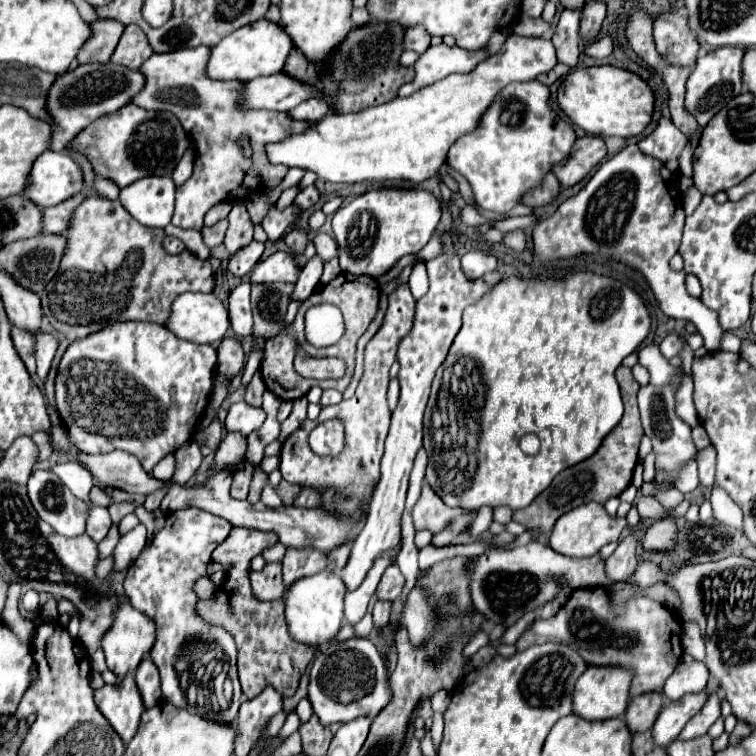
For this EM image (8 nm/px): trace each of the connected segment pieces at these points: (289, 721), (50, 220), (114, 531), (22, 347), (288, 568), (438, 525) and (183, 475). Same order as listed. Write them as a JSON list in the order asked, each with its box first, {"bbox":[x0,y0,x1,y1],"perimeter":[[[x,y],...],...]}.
[{"bbox":[276,713,300,741],"perimeter":[[[290,713],[290,715],[286,717],[286,721],[284,721],[284,725],[282,725],[280,733],[278,733],[276,737],[282,741],[282,739],[286,739],[290,733],[294,733],[298,727],[300,727],[300,723],[296,721],[296,713]]]},{"bbox":[42,193,86,235],"perimeter":[[[76,193],[70,199],[62,201],[60,205],[42,209],[42,233],[56,233],[56,235],[66,233],[70,215],[76,209],[76,205],[80,205],[80,201],[84,197],[86,197],[86,193]]]},{"bbox":[98,525,120,559],"perimeter":[[[112,525],[110,531],[108,531],[108,535],[98,543],[98,549],[100,549],[100,557],[102,557],[102,559],[108,557],[108,555],[114,551],[114,547],[118,545],[118,539],[120,539],[118,525]]]},{"bbox":[12,327,36,375],"perimeter":[[[12,327],[12,339],[14,339],[16,351],[18,351],[20,359],[24,361],[24,365],[26,365],[28,373],[30,373],[30,375],[34,375],[34,373],[36,373],[36,359],[34,359],[34,345],[32,345],[32,343],[34,343],[34,339],[32,339],[32,335],[24,333],[22,329]]]},{"bbox":[282,549,326,591],"perimeter":[[[288,549],[286,557],[282,561],[282,581],[284,581],[284,591],[288,587],[302,579],[320,573],[326,567],[326,555],[316,549]]]},{"bbox":[412,483,464,533],"perimeter":[[[424,483],[422,487],[422,495],[418,499],[418,503],[412,509],[412,517],[414,517],[414,527],[416,529],[428,529],[432,533],[442,531],[456,515],[464,513],[462,509],[452,509],[448,507],[434,491],[428,483]]]},{"bbox":[170,439,202,485],"perimeter":[[[188,439],[176,453],[176,473],[174,477],[170,479],[172,483],[180,483],[180,485],[186,485],[186,481],[196,473],[196,469],[200,467],[202,463],[202,453],[196,445],[194,439]]]}]

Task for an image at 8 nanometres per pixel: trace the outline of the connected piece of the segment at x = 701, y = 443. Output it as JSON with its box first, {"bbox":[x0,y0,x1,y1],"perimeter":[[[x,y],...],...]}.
{"bbox":[692,425,710,449],"perimeter":[[[698,425],[698,427],[692,429],[692,437],[694,437],[698,449],[706,449],[710,445],[710,437],[708,437],[708,433],[706,433],[706,429],[702,425]]]}

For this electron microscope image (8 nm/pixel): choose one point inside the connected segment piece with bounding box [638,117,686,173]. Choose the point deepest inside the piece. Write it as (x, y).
(665, 142)

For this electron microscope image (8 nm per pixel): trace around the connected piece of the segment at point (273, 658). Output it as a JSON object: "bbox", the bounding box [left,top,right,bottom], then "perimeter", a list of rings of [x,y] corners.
{"bbox":[196,527,314,699],"perimeter":[[[234,527],[226,537],[226,541],[220,543],[212,553],[214,563],[230,565],[230,569],[226,571],[226,579],[210,599],[198,599],[196,603],[196,613],[208,625],[224,627],[234,637],[238,649],[238,677],[242,691],[248,699],[262,693],[264,687],[268,685],[276,687],[276,691],[280,691],[284,697],[290,697],[296,691],[302,673],[306,671],[308,663],[314,657],[314,647],[298,643],[290,637],[283,599],[261,602],[252,597],[248,581],[250,561],[276,543],[278,543],[276,533],[266,533],[248,527]]]}

